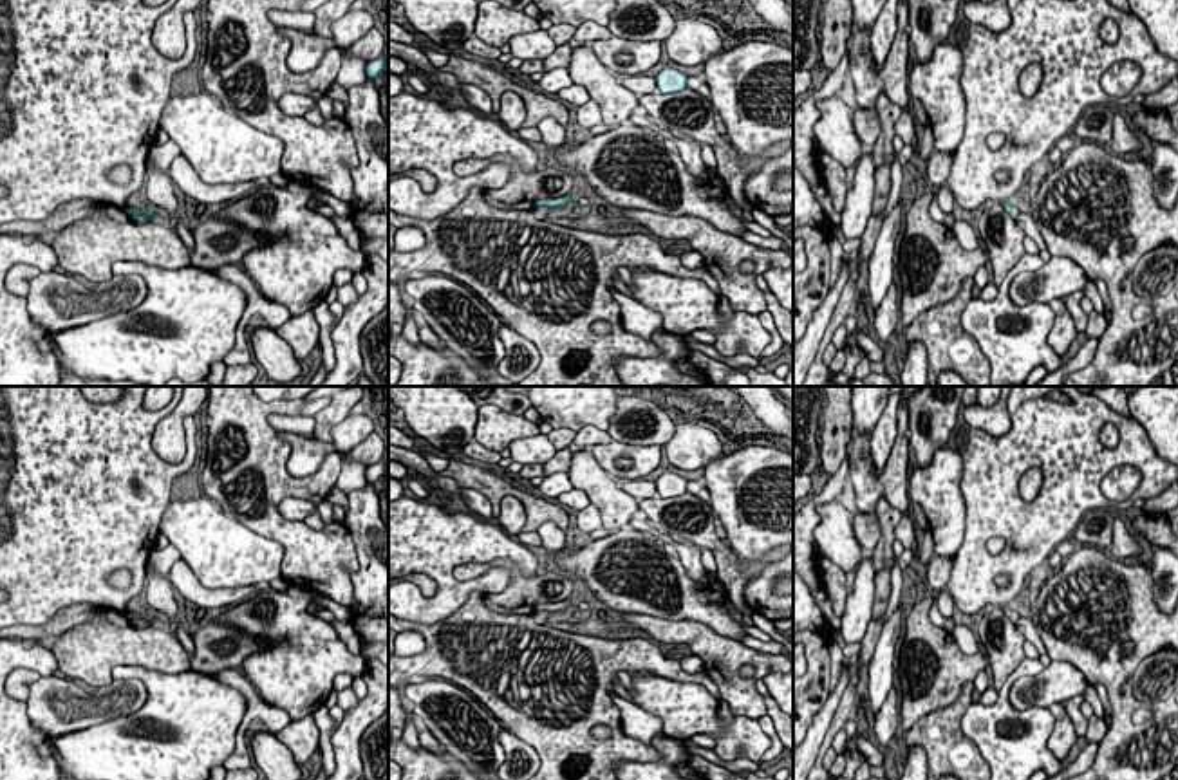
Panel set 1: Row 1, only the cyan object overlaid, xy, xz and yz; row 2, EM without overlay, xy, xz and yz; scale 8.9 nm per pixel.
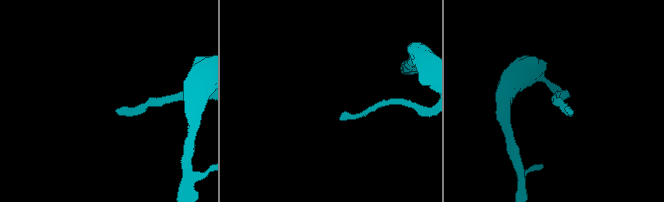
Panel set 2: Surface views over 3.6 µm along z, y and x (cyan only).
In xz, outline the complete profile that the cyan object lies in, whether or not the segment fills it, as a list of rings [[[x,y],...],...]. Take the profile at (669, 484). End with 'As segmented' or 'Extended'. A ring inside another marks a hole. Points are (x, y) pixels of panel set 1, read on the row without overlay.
[[[663,473],[656,480],[659,498],[676,498],[687,493],[687,480],[678,473]]]. As segmented

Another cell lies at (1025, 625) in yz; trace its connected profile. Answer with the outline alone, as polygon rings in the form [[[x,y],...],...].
[[[1019,618],[1015,627],[1024,636],[1024,639],[1028,639],[1037,648],[1037,652],[1041,655],[1046,654],[1044,643],[1039,637],[1039,634],[1037,634],[1037,630],[1035,630],[1035,627],[1033,627],[1030,618]]]

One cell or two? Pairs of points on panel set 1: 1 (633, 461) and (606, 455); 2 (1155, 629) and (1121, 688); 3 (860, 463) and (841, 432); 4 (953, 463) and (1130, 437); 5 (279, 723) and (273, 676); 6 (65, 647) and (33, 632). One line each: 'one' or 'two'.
1: one
2: one
3: two
4: two
5: two
6: two

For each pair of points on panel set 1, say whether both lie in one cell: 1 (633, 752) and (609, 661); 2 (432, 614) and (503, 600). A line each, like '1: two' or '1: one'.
1: one
2: two

